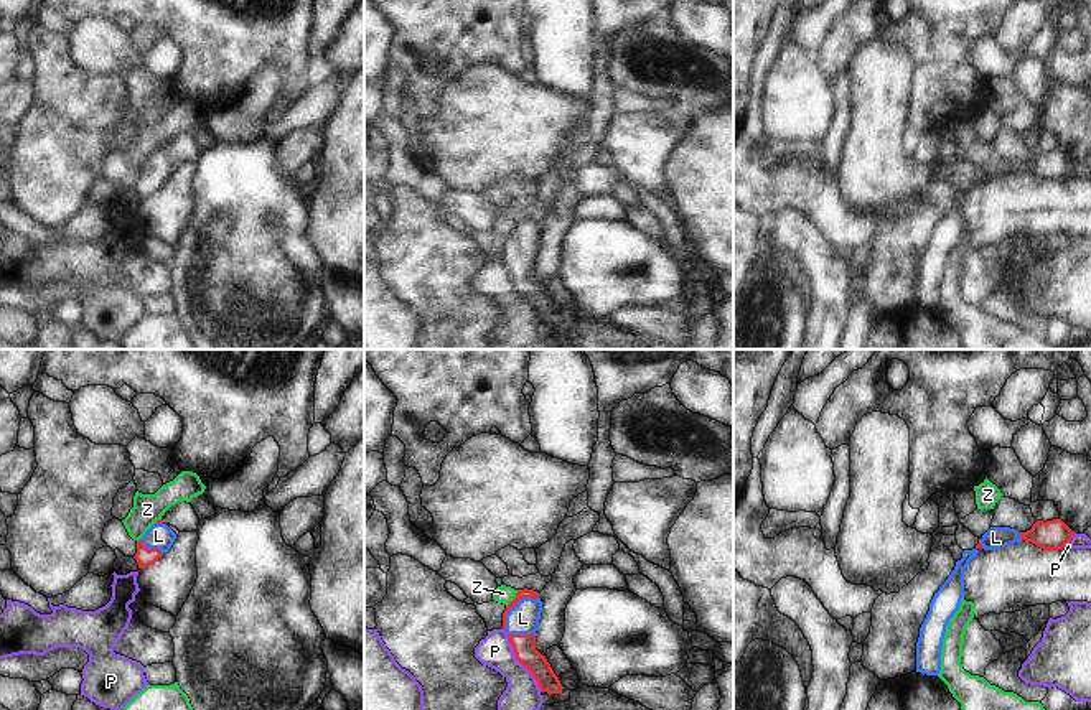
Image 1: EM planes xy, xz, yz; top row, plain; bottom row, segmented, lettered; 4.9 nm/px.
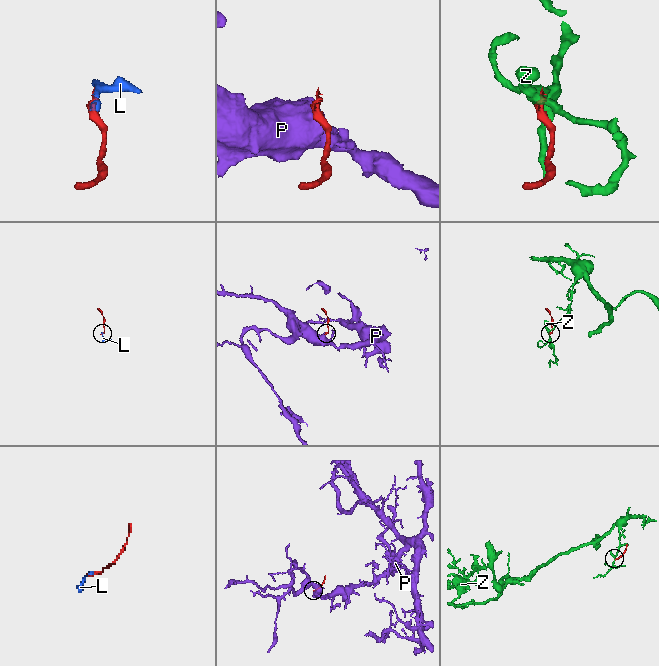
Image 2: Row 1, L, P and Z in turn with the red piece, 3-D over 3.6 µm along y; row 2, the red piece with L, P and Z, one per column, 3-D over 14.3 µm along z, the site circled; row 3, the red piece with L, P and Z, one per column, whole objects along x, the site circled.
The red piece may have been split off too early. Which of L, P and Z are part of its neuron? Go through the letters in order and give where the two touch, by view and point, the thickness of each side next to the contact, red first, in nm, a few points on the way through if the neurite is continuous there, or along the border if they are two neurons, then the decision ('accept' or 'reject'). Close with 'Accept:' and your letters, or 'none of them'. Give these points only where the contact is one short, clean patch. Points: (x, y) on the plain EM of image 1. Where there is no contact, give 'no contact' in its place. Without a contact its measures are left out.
L: meets red in xz at (513, 236); 50 nm thick on the red side, 150 nm on the other; accept
P: meets red in xz at (519, 292); 110 nm thick on the red side, 180 nm on the other; reject
Z: meets red in xz at (515, 229); 50 nm thick on the red side, 90 nm on the other; border along xz (518, 221), (506, 238); reject
Accept: L

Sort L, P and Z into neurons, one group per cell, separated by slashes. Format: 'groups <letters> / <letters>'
groups L / P / Z

